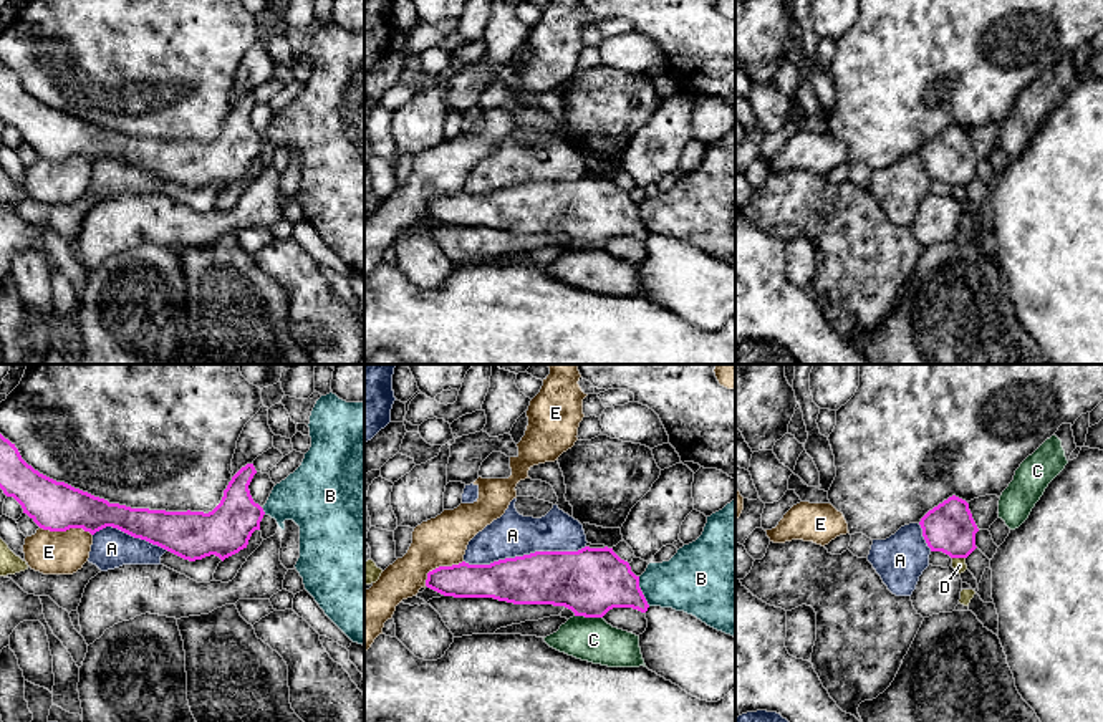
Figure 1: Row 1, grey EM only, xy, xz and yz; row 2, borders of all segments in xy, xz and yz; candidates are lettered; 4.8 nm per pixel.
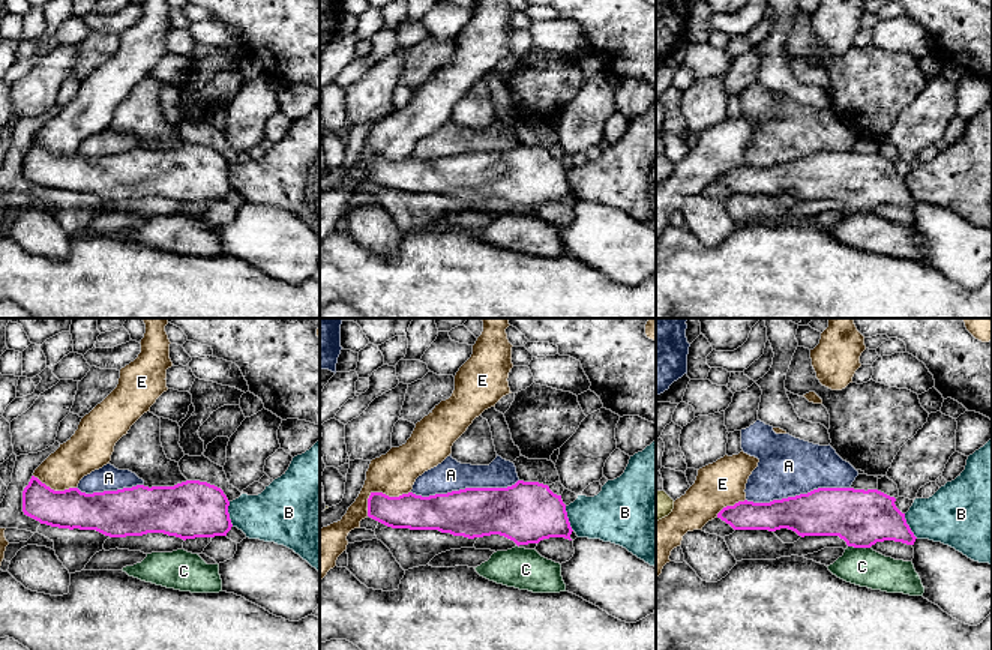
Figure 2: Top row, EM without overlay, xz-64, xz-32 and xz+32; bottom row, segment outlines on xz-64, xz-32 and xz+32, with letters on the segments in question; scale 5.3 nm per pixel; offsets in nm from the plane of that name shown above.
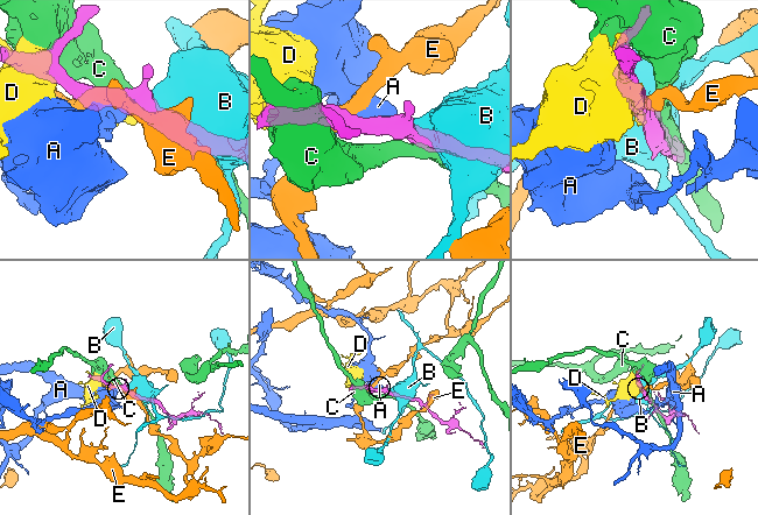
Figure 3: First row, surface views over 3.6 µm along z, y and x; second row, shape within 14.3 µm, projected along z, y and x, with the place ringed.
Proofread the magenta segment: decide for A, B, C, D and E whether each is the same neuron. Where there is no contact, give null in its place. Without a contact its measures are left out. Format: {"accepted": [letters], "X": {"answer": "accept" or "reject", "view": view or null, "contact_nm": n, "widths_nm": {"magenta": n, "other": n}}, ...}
{"accepted": [], "A": {"answer": "reject", "view": "xz", "contact_nm": 600, "widths_nm": {"magenta": 280, "other": 220}}, "B": {"answer": "reject", "view": "xz", "contact_nm": 160, "widths_nm": {"magenta": 320, "other": 300}}, "C": {"answer": "reject", "view": "xz", "contact_nm": 140, "widths_nm": {"magenta": 320, "other": 220}}, "D": {"answer": "reject", "view": "yz", "contact_nm": 60, "widths_nm": {"magenta": 240, "other": 70}}, "E": {"answer": "reject", "view": "xy", "contact_nm": 260, "widths_nm": {"magenta": 240, "other": 200}}}

